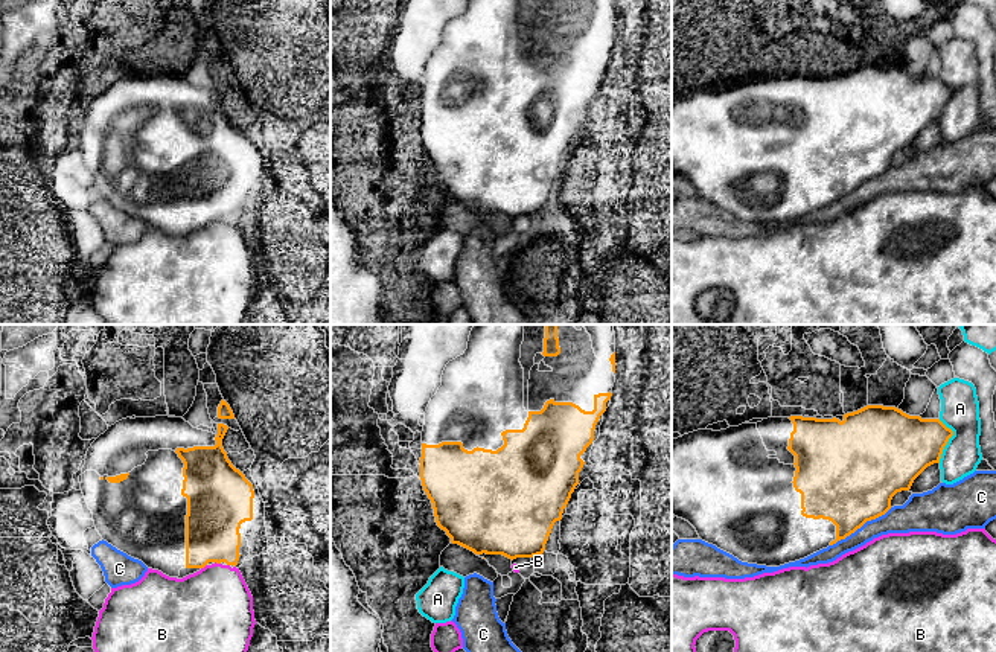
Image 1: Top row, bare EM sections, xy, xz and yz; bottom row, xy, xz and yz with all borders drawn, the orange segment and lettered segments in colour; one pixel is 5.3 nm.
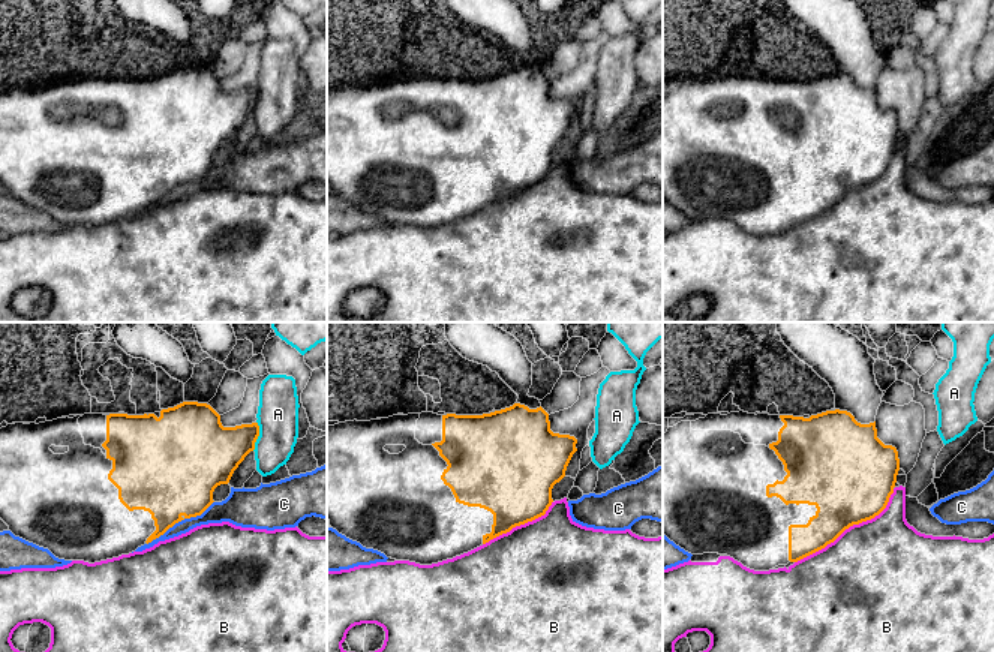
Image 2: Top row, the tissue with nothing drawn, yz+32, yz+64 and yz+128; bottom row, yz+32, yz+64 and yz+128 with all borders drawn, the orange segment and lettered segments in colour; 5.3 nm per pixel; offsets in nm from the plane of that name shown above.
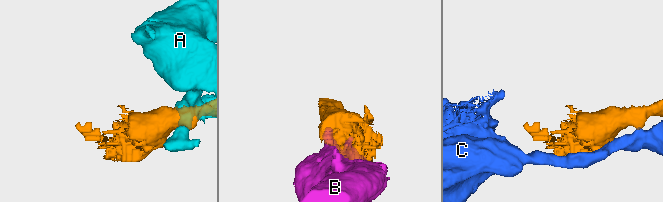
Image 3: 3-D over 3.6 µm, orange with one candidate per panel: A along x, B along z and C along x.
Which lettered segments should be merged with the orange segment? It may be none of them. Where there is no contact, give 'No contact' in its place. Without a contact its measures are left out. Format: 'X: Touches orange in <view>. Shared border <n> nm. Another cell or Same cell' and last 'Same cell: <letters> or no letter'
A: Touches orange in yz. Shared border 240 nm. Another cell
B: Touches orange in xy. Shared border 40 nm. Another cell
C: Touches orange in yz. Shared border 380 nm. Another cell
Same cell: no letter

